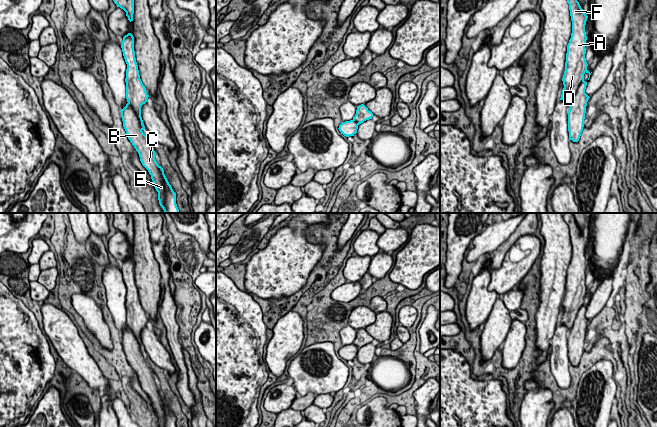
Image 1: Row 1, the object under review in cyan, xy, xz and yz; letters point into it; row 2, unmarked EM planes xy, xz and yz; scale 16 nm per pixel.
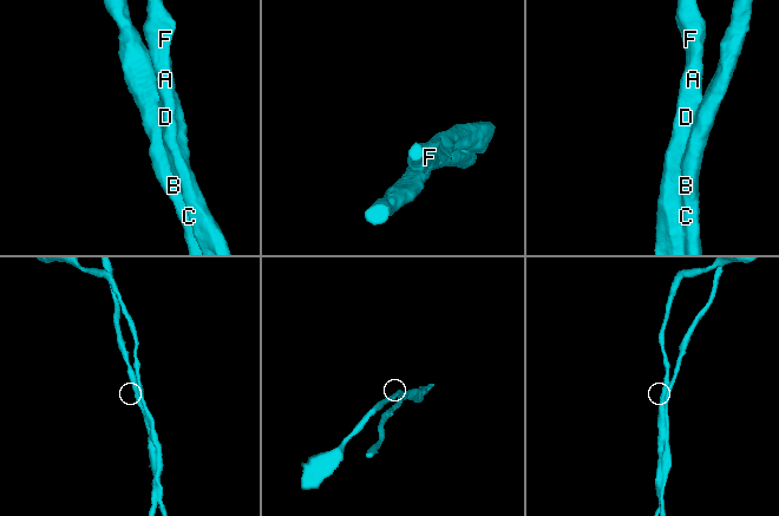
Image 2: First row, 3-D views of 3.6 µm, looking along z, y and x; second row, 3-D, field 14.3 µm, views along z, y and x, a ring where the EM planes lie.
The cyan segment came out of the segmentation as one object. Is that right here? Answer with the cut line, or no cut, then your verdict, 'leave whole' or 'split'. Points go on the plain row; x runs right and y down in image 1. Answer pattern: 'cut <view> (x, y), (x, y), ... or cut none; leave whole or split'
cut none; leave whole

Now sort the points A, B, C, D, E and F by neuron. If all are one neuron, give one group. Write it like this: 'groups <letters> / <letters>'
groups A B C D E F

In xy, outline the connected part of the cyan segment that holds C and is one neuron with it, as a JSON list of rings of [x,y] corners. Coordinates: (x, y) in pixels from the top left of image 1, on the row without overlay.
[[[128,257],[121,268],[126,293],[126,330],[121,333],[123,351],[127,361],[139,378],[142,389],[148,394],[154,411],[158,416],[159,427],[176,427],[176,417],[169,408],[164,394],[155,383],[155,375],[147,359],[143,357],[145,350],[141,341],[141,331],[147,326],[149,319],[143,309],[134,275],[134,261]]]

